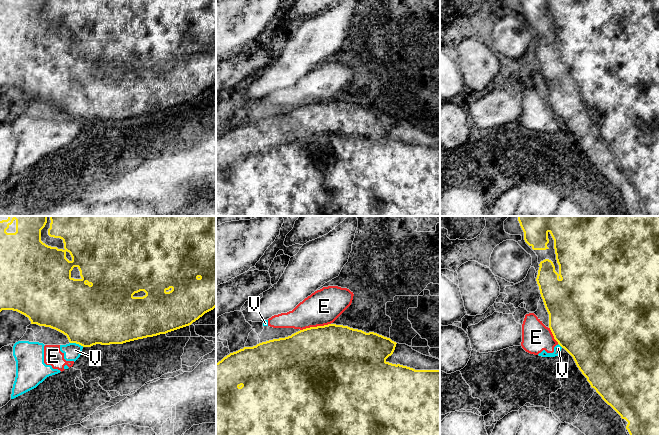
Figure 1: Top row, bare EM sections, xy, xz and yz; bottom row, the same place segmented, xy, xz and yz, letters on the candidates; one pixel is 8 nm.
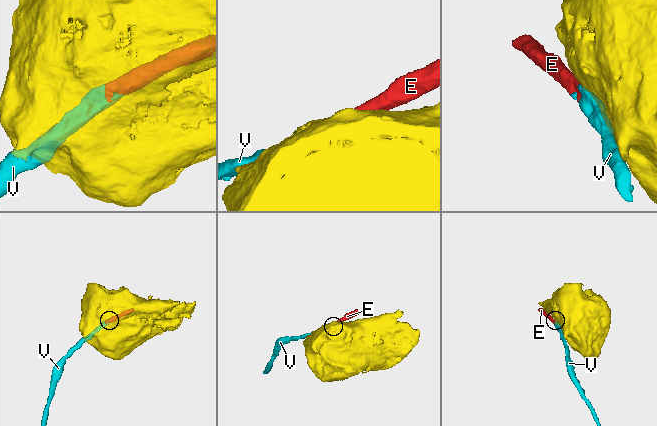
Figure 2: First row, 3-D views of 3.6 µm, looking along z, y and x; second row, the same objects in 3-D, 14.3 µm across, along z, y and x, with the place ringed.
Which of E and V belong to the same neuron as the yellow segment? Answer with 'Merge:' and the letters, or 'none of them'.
Merge: none of them

